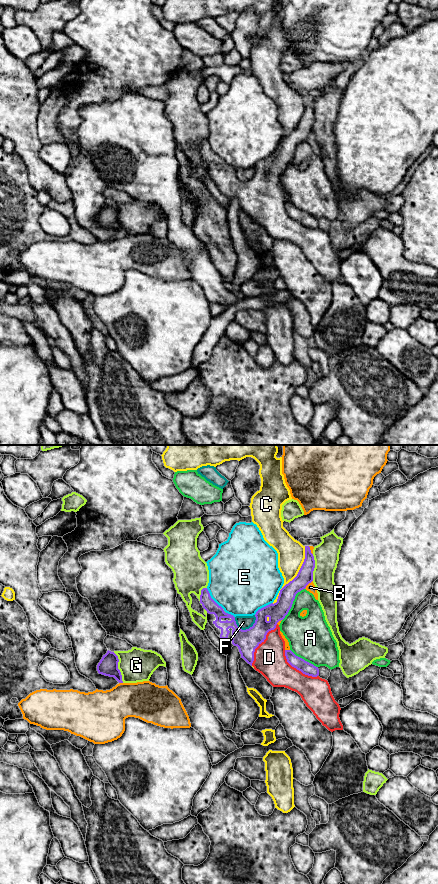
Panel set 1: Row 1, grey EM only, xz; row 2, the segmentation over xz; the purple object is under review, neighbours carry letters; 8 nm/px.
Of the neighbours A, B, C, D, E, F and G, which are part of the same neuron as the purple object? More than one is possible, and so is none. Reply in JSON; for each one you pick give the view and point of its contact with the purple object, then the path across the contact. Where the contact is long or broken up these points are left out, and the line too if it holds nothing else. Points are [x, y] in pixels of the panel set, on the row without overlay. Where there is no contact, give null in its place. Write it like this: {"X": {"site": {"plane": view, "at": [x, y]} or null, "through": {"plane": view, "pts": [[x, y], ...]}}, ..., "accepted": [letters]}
{"D": {"site": {"plane": "xz", "at": [260, 195]}}, "accepted": ["D"]}

